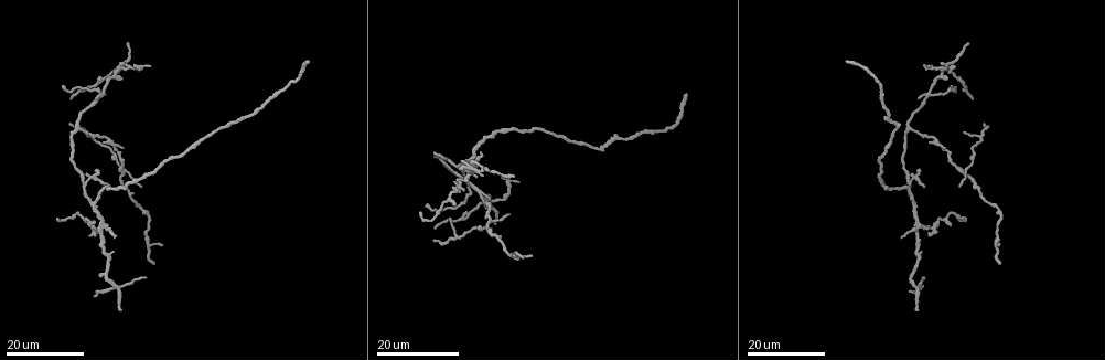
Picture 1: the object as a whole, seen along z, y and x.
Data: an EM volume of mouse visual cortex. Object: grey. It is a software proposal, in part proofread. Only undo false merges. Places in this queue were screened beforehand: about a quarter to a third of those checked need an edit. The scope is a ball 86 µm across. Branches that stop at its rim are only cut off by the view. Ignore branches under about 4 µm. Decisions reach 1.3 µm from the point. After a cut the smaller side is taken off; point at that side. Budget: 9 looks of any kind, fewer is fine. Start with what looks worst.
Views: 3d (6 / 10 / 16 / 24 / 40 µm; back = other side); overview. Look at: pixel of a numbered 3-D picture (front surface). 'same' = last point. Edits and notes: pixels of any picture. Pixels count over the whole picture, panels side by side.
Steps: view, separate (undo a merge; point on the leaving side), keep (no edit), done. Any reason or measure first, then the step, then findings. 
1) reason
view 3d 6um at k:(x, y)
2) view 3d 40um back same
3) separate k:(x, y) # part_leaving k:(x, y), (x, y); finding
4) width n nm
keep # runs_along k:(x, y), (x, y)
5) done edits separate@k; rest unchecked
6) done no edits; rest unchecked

small branch off a trunk
view 3d 24um at 1:(83, 183)

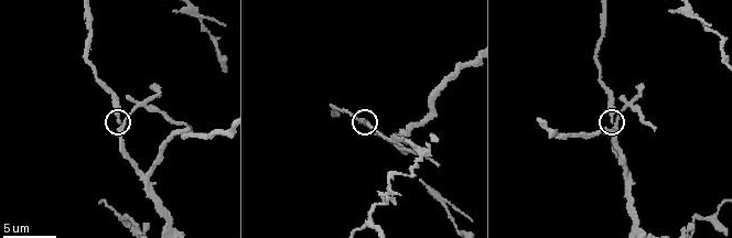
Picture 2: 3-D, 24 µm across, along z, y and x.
view 3d 6um at 2:(615, 124)

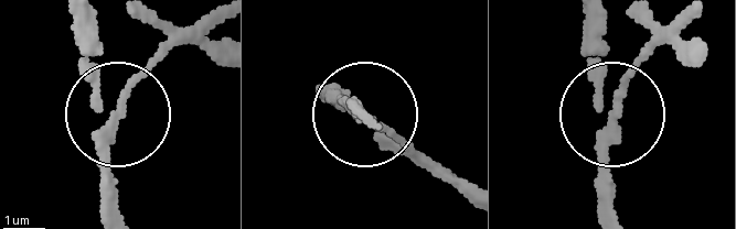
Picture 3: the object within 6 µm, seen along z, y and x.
side_arm 10 um
separate 3:(134, 79) # part_leaving 3:(109, 131), (120, 104), (173, 51), (215, 44); two neurons meet here

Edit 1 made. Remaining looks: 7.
redraw
view overview

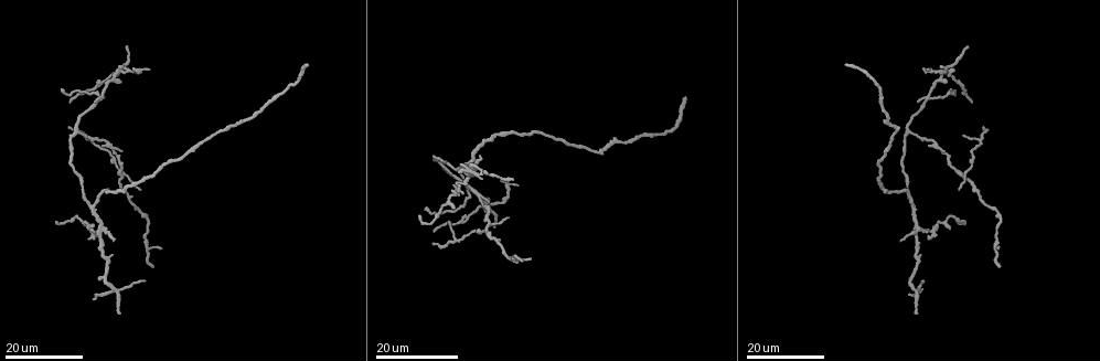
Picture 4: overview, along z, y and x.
arms run side by side
view 3d 24um at 4:(103, 96)

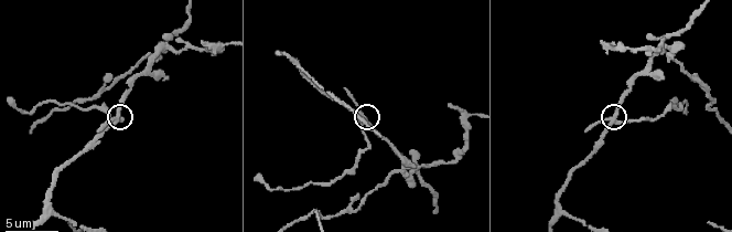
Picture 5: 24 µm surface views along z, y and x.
zoom in
view 3d 6um at 5:(614, 118)

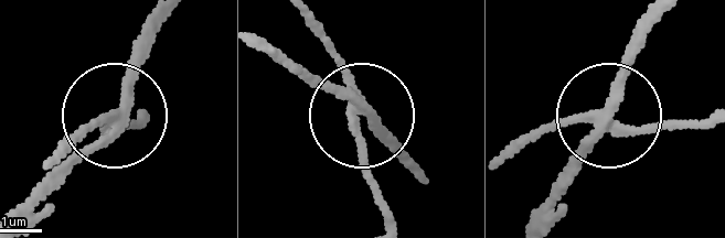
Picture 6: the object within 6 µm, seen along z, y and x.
side_arm 18 um
separate 6:(364, 165) # part_leaving 6:(361, 108), (361, 169), (383, 220); two neurons meet here

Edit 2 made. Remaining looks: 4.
four-way junction
view 3d 16um at 4:(916, 289)

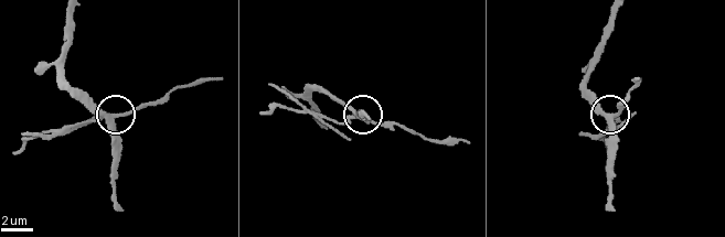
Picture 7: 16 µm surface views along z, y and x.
closer look
view 3d 6um at 7:(109, 120)

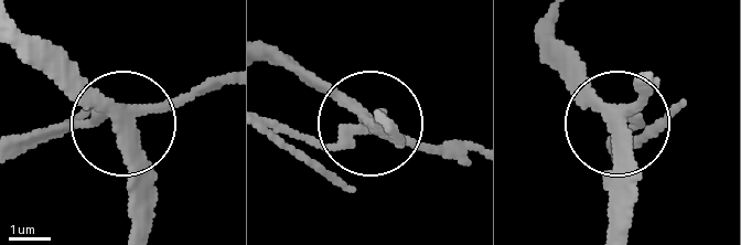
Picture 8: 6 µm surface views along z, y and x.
side_arm 6 um
separate 8:(344, 183) # part_leaving 8:(125, 113), (226, 84); two neurons meet here

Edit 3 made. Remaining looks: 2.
view 3d 10um at 5:(401, 171)

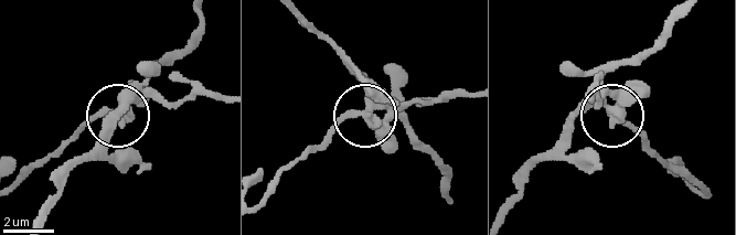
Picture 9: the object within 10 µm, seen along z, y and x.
view 3d 6um at 9:(359, 114)

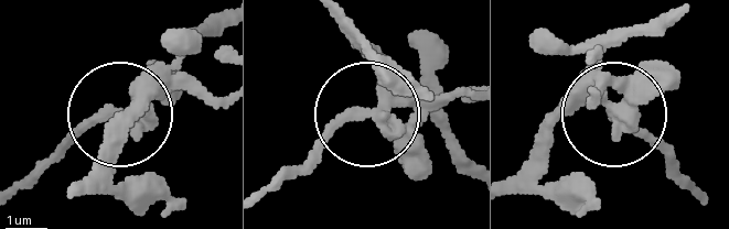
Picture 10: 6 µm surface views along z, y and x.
separate 10:(405, 162) # part_leaving 10:(404, 101), (344, 126), (270, 185); two neurons meet here

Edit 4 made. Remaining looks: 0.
done edits separate@3, separate@6, separate@8, separate@10; rest unchecked

